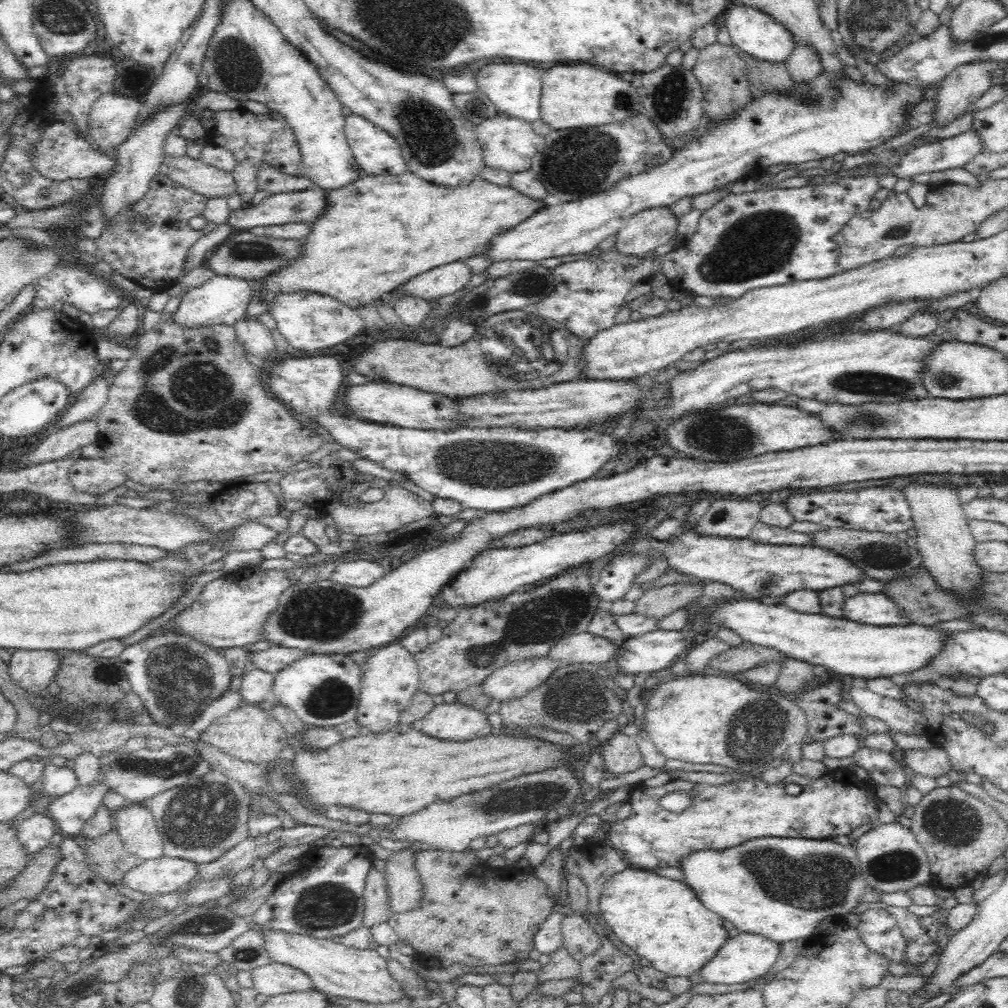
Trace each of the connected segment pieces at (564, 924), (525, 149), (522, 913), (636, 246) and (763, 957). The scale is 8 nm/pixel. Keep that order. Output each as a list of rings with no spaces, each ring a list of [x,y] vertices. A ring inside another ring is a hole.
[[[564,915],[560,926],[563,945],[568,949],[568,953],[580,962],[593,954],[602,943],[594,928],[582,915]]]
[[[498,113],[494,118],[482,120],[475,126],[475,133],[482,147],[485,166],[502,169],[510,174],[530,169],[534,155],[545,145],[545,138],[534,132],[531,123],[506,113]]]
[[[466,846],[464,850],[456,852],[454,850],[442,850],[442,849],[421,849],[418,852],[414,852],[414,870],[418,871],[418,879],[422,881],[422,898],[418,900],[418,908],[410,908],[404,912],[392,913],[388,918],[387,923],[394,929],[394,932],[398,935],[406,945],[413,946],[414,959],[424,964],[424,967],[433,969],[439,968],[439,970],[447,969],[454,965],[454,963],[460,963],[463,966],[499,966],[504,964],[516,963],[528,959],[529,953],[533,950],[534,945],[532,940],[534,934],[540,930],[540,926],[546,917],[552,911],[553,904],[556,904],[557,897],[550,898],[548,896],[547,884],[544,884],[534,873],[521,871],[518,872],[518,868],[513,866],[506,866],[504,868],[490,867],[484,860],[477,857],[478,850],[472,849],[470,846]]]
[[[668,207],[637,212],[615,235],[615,252],[623,256],[649,256],[658,246],[675,239],[679,220]]]
[[[738,934],[722,944],[714,957],[701,968],[702,978],[712,984],[740,984],[770,973],[780,954],[780,945],[759,934]]]

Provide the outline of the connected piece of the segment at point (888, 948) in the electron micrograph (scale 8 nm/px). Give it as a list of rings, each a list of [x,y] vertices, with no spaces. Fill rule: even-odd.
[[[868,909],[860,915],[857,929],[863,943],[889,962],[905,963],[906,939],[892,914],[884,909]]]

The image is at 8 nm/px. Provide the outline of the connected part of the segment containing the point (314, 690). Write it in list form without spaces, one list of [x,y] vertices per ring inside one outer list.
[[[310,654],[289,664],[275,675],[271,695],[276,702],[282,703],[282,705],[286,705],[287,708],[290,708],[290,711],[293,711],[306,726],[334,727],[338,724],[343,724],[344,722],[356,719],[363,674],[363,666],[354,662],[349,655]]]

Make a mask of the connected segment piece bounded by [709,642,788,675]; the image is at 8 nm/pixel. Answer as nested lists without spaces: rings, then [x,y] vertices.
[[[742,642],[738,646],[729,647],[724,652],[716,655],[709,662],[709,670],[714,673],[740,672],[752,669],[758,664],[786,660],[785,656],[778,649],[763,647],[752,643]]]

